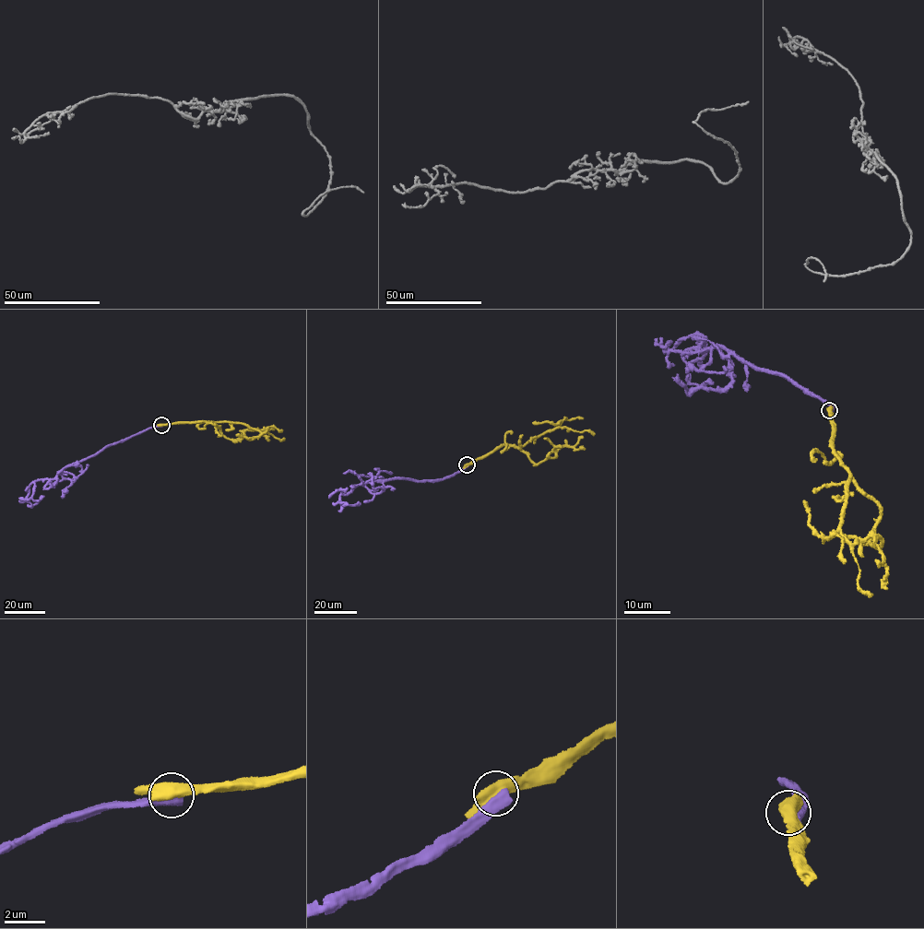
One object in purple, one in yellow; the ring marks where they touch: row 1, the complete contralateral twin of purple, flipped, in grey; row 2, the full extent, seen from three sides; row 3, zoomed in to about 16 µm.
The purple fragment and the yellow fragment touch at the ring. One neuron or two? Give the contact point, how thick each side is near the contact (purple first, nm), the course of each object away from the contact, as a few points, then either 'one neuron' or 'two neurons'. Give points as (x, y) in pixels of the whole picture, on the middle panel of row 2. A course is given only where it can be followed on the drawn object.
at (467, 464); 550 nm thick on the purple side, 600 nm on the other; purple runs (467, 464), (442, 479), (367, 482), (341, 495), (343, 506), (341, 505), (344, 502), (361, 504); yellow runs (466, 464), (503, 445), (511, 444), (522, 451), (535, 464), (554, 457), (562, 446), (575, 445), (582, 436); two neurons

